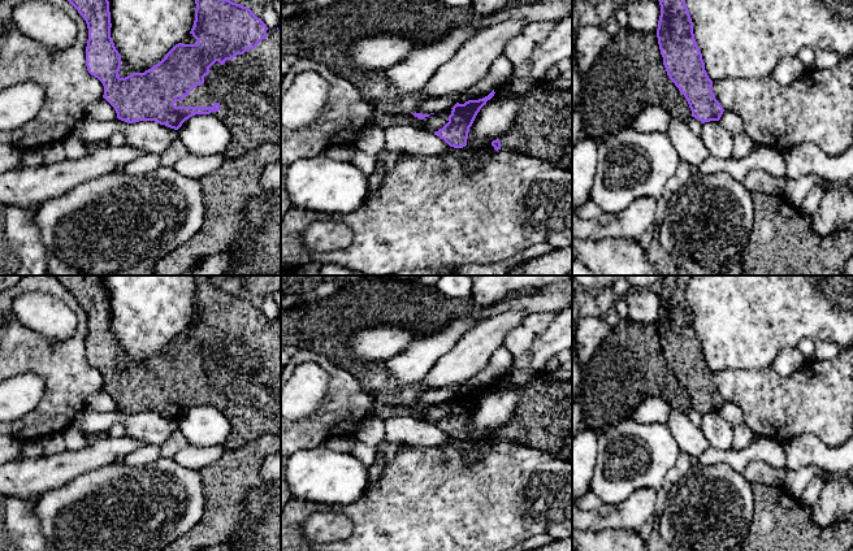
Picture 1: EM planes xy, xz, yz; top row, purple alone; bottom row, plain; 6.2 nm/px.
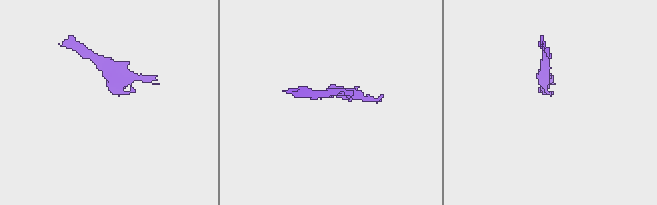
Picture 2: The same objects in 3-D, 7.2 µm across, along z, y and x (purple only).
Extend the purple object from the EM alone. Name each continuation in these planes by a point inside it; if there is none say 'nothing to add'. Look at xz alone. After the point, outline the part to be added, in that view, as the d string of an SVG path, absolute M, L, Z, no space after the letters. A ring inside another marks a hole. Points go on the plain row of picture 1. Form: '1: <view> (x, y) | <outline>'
1: xz (542, 420) | M546 370L538 373L519 390L511 421L498 430L501 441L572 461L572 381L553 382Z

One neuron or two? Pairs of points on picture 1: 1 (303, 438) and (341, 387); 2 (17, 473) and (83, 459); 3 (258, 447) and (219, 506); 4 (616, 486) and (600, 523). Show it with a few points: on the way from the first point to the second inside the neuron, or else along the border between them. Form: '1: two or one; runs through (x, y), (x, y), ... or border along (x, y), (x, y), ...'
1: one; runs through (317, 430), (341, 407), (341, 402)
2: one; runs through (34, 473), (47, 473), (66, 467)
3: one; runs through (245, 461), (225, 482), (225, 491)
4: two; border along (636, 490), (618, 503), (602, 504)

